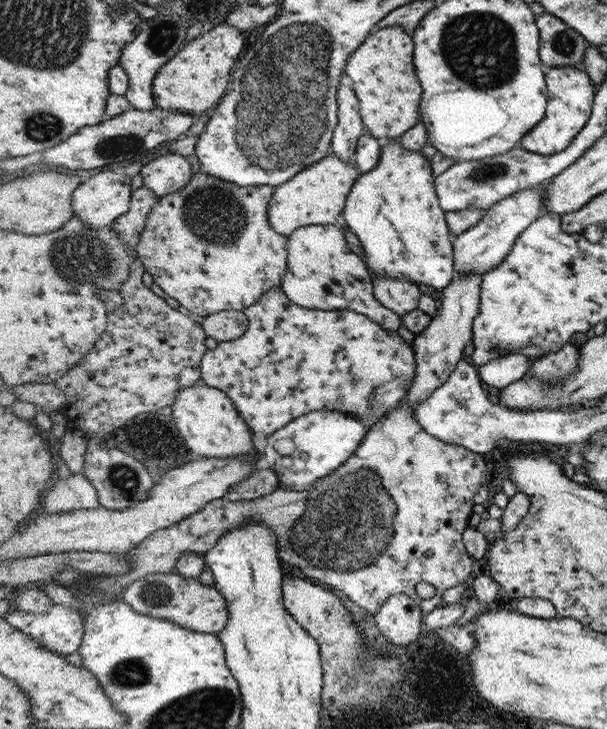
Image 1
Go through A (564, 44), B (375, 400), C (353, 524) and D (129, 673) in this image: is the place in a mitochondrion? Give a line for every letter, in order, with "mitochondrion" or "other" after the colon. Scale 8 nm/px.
A: mitochondrion
B: mitochondrion
C: mitochondrion
D: mitochondrion

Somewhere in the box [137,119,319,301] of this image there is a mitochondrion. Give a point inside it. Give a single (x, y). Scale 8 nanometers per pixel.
(211, 214)

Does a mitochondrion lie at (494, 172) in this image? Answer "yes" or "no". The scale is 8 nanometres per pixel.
yes

